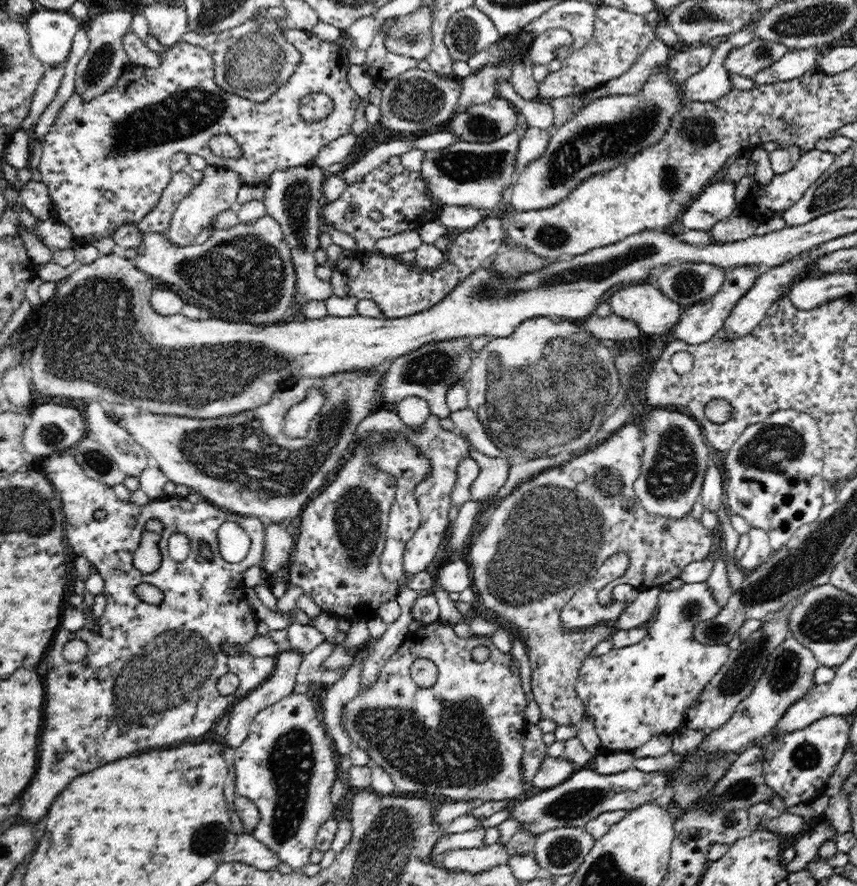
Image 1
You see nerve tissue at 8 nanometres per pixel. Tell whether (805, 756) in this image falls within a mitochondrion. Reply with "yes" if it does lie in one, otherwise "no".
yes

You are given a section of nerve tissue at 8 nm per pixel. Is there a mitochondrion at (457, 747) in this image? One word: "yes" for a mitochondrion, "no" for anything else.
yes

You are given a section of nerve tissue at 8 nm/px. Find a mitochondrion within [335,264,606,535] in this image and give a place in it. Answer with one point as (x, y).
(431, 368)

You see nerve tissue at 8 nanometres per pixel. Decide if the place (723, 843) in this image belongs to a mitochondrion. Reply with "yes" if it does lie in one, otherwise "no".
no

